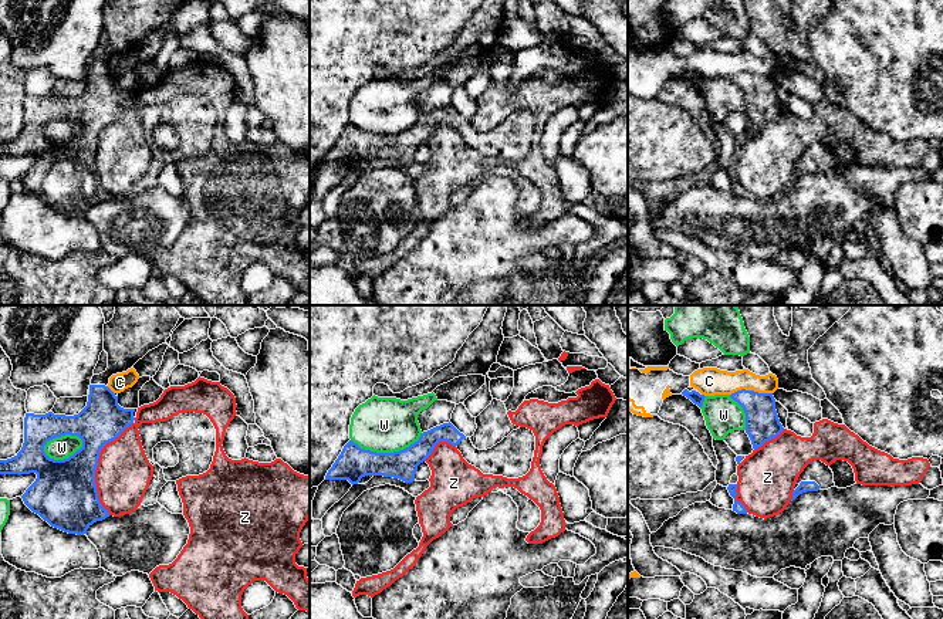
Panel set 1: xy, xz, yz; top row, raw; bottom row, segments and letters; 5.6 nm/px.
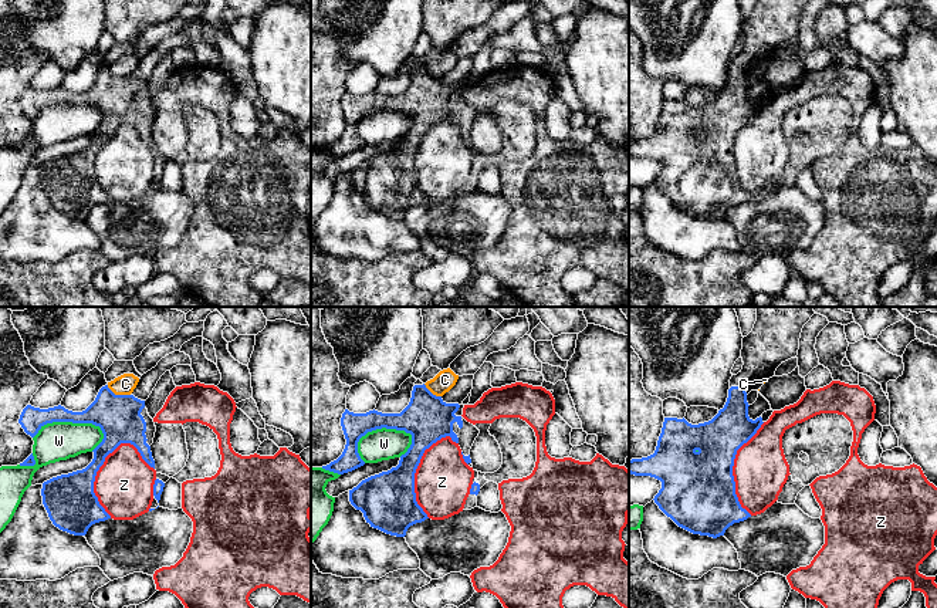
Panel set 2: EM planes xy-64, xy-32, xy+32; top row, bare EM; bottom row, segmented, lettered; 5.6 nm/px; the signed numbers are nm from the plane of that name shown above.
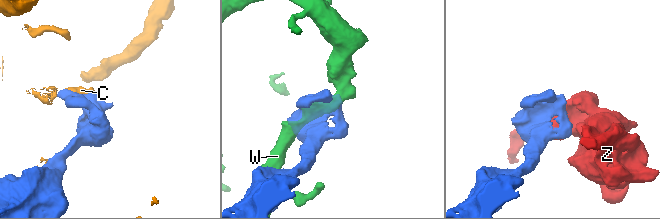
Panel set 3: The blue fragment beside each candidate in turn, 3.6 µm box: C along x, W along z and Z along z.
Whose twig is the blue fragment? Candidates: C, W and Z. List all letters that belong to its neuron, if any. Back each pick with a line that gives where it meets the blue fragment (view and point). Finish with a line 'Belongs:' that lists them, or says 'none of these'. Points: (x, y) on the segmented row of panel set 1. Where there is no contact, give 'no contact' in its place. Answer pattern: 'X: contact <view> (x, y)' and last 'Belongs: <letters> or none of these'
Belongs: none of these

